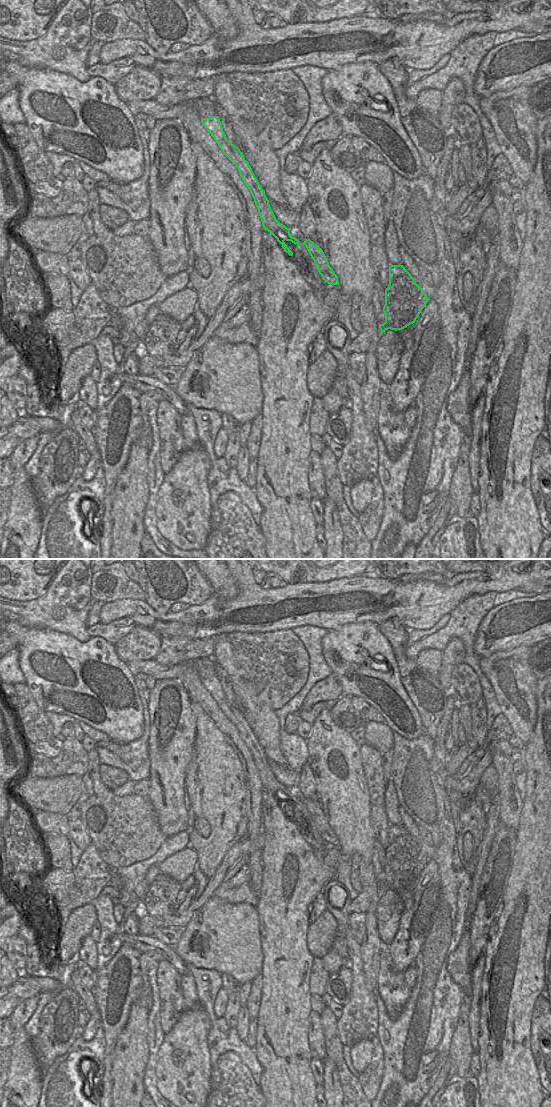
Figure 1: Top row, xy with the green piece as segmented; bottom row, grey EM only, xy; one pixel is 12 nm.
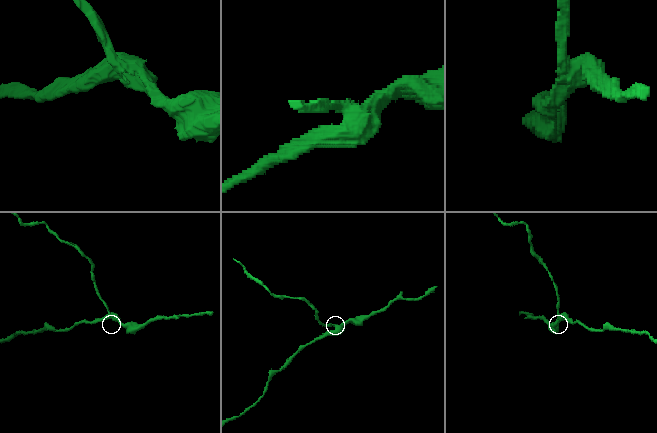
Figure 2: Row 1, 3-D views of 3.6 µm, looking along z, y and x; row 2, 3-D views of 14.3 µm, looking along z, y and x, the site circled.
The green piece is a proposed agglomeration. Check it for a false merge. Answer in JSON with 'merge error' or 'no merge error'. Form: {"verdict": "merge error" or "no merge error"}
{"verdict": "merge error"}

